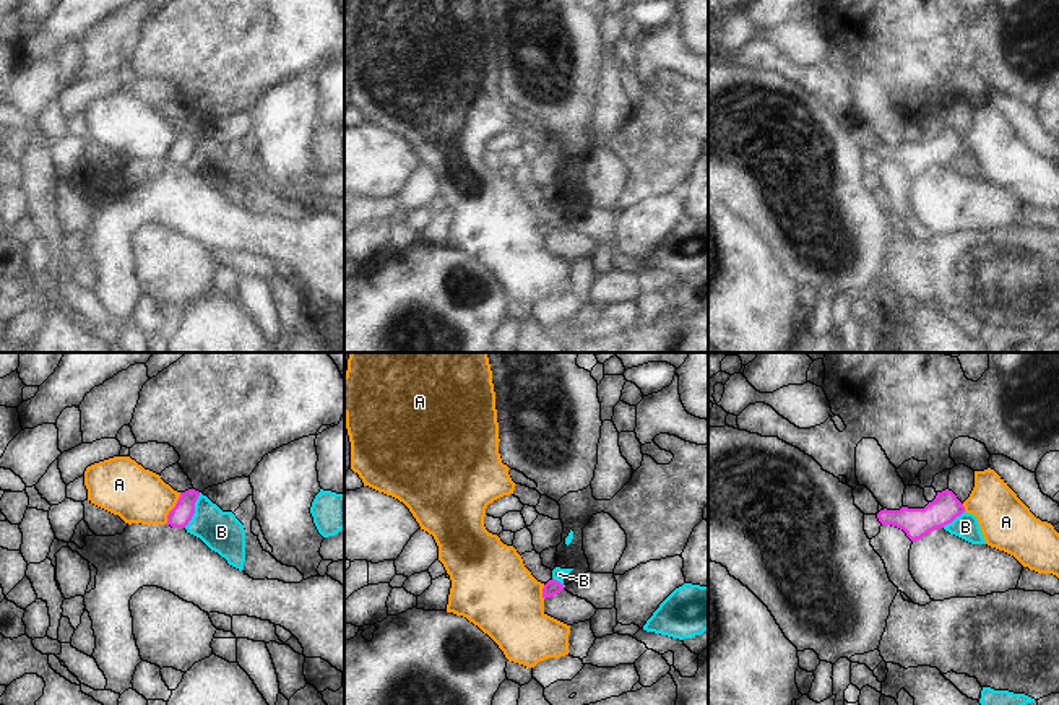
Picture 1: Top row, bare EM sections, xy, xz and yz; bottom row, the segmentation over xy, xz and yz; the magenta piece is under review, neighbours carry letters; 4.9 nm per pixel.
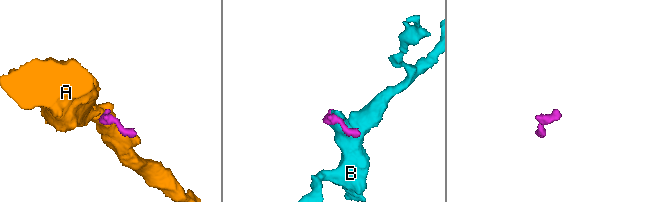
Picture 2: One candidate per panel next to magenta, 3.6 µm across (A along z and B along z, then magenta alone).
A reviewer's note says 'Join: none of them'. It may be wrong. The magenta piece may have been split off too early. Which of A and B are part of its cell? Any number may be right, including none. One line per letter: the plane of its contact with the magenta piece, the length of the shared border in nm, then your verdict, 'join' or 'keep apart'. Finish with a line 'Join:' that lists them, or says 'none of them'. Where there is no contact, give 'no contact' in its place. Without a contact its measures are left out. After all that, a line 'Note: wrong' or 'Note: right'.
A: contact in xy; length 180 nm; keep apart
B: contact in xy; length 190 nm; keep apart
Join: none of them
Note: right

